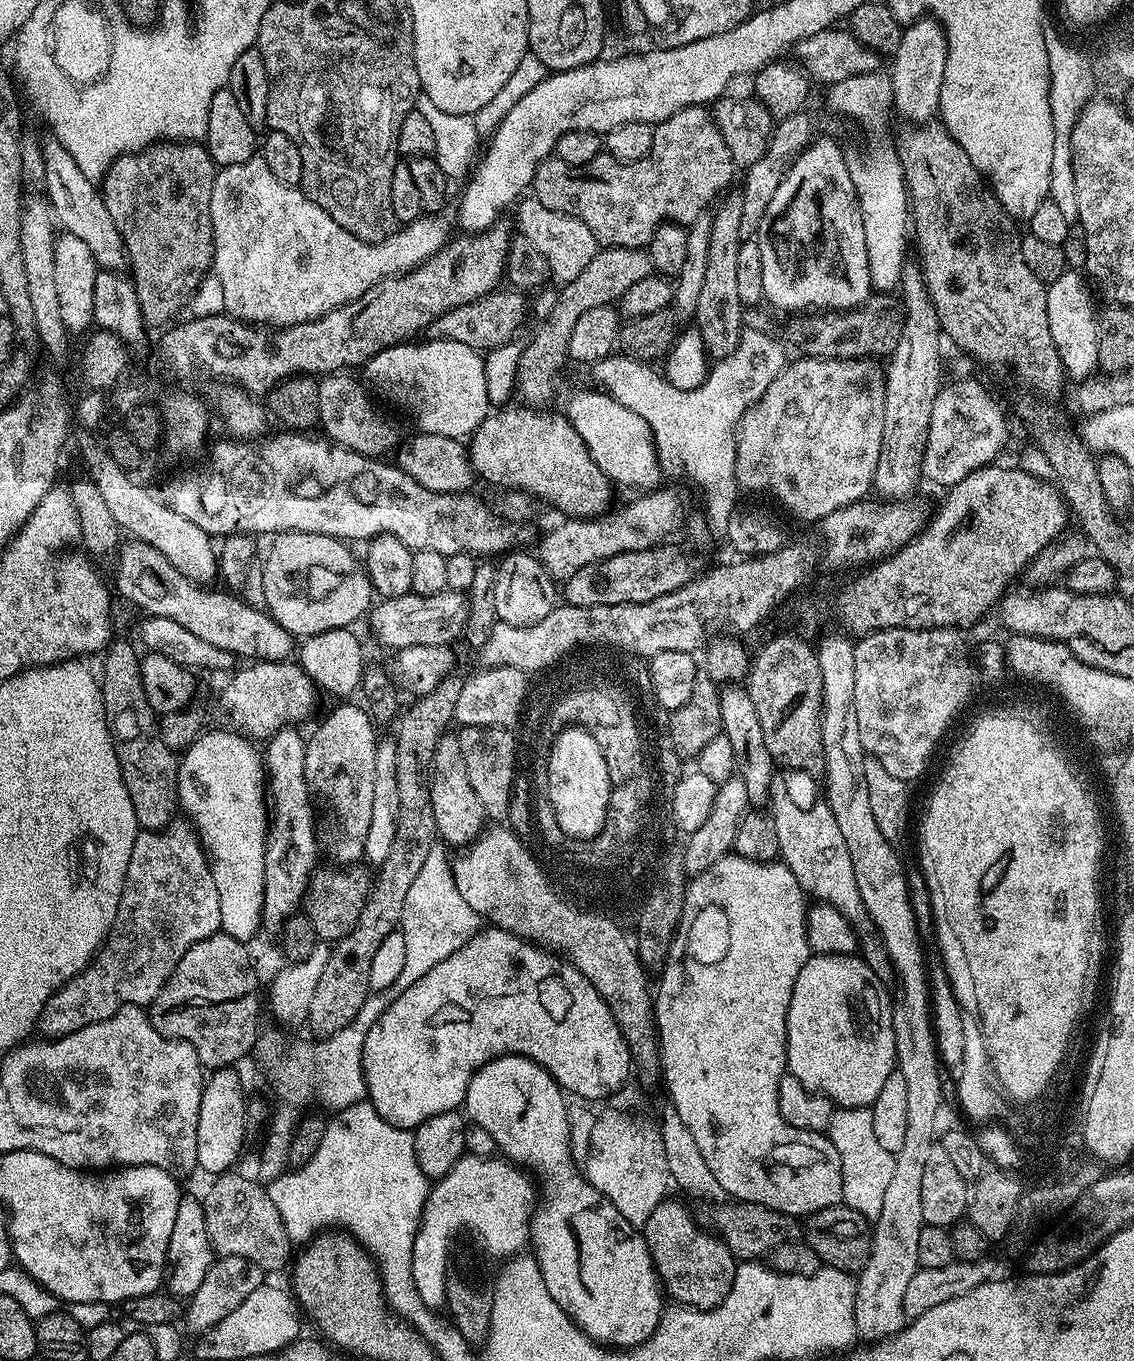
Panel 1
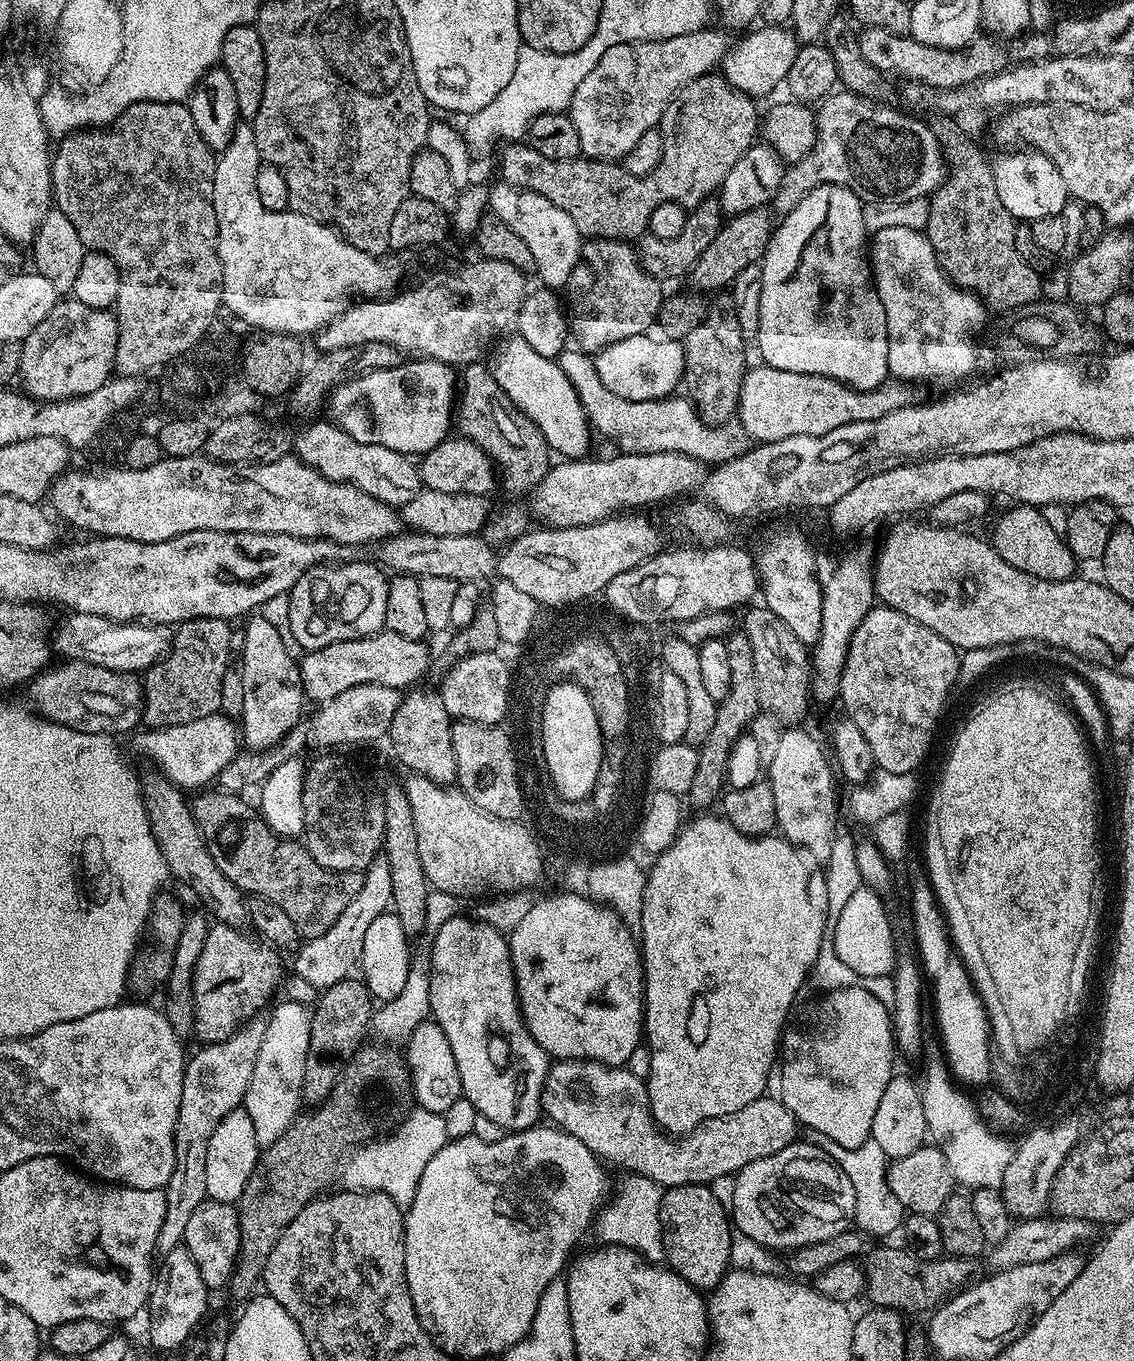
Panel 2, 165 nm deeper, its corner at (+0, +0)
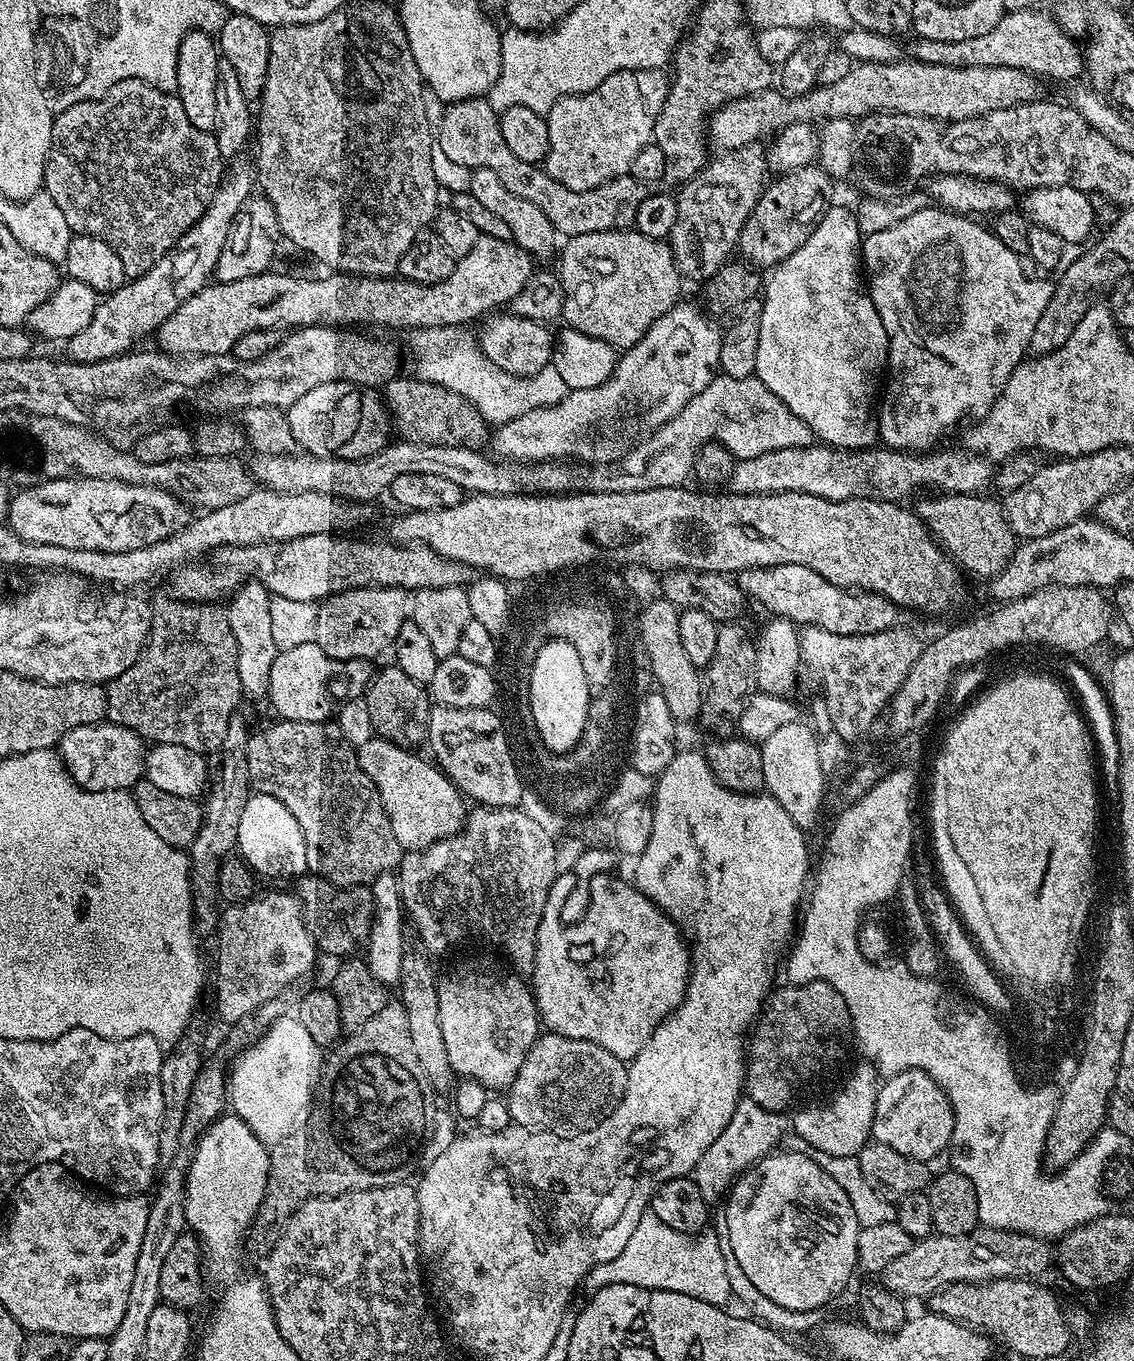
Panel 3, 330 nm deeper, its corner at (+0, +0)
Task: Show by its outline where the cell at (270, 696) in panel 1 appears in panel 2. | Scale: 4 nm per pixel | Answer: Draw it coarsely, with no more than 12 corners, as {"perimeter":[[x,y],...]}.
{"perimeter":[[227,715],[137,731],[132,748],[181,790],[238,754]]}

